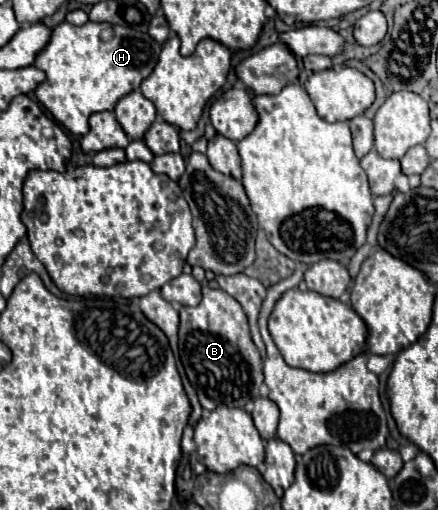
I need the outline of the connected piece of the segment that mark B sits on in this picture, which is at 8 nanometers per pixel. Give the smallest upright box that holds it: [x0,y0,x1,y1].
[178,286,264,410]

